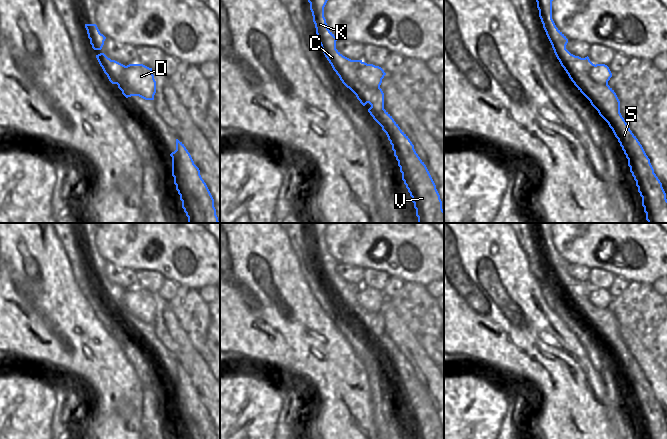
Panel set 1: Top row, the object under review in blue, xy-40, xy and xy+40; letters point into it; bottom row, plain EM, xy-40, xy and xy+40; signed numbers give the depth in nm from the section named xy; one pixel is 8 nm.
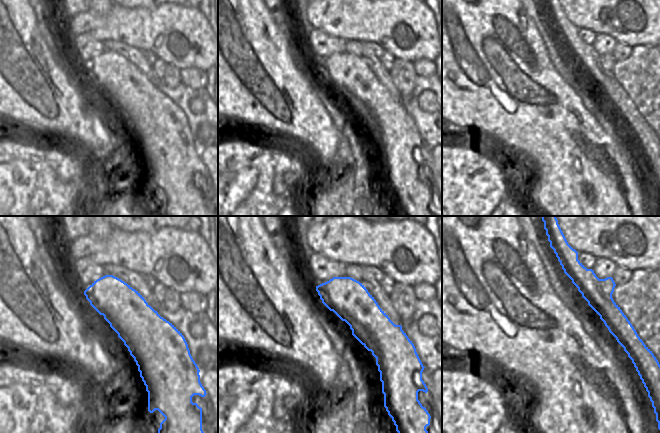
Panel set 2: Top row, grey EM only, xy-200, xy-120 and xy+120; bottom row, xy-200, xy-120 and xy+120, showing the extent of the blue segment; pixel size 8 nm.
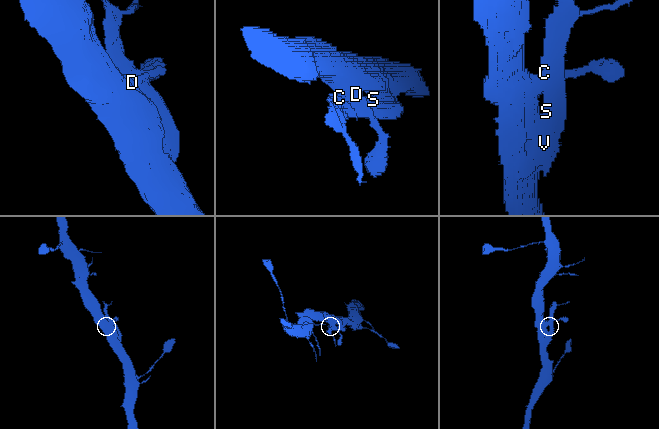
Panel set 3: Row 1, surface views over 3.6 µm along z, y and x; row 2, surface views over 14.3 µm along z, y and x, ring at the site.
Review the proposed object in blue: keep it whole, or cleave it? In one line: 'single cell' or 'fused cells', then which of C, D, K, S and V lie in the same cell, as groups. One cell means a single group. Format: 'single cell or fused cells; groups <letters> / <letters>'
fused cells; groups C K S V / D

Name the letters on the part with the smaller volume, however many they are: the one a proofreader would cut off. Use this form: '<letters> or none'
C, K, S, V.

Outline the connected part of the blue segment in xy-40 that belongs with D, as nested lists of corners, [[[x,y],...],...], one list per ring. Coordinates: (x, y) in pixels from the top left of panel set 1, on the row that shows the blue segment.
[[[143,64],[127,65],[124,79],[118,84],[118,88],[126,98],[139,96],[145,100],[154,100],[156,81],[152,68]]]

